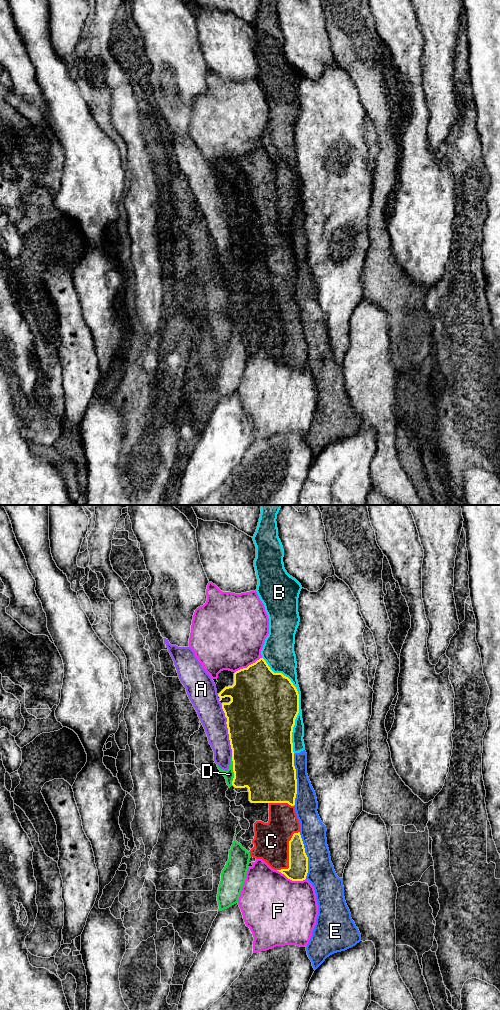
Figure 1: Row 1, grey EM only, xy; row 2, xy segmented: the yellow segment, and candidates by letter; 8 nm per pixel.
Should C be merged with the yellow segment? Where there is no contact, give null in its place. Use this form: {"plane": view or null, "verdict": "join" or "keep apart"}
{"plane": "xy", "verdict": "keep apart"}

